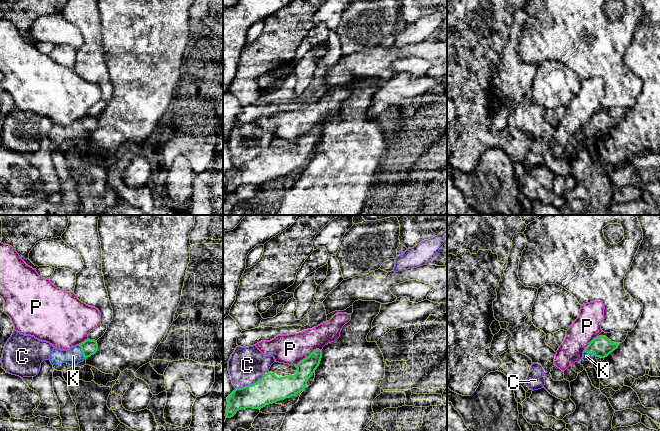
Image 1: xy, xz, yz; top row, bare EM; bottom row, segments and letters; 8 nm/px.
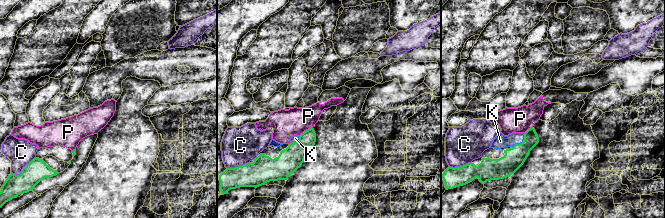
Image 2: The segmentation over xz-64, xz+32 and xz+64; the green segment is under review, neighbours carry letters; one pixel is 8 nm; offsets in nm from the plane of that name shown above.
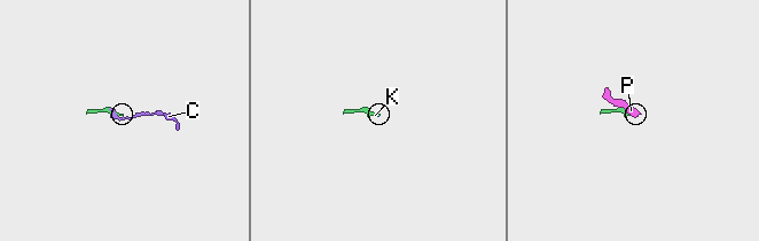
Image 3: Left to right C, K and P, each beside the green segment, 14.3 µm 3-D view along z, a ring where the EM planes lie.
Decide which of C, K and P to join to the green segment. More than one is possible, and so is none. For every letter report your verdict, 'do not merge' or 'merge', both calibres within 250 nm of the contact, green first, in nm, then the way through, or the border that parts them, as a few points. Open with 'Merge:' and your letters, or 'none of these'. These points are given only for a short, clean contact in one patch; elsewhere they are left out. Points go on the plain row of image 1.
Merge: K
C: do not merge | 220/300 nm | along xz (264, 149), (255, 158), (236, 164)
K: merge | 130/140 nm | across xy (89, 123), (82, 128), (73, 132)
P: do not merge | 150/240 nm | along xz (321, 126), (314, 125), (295, 141)

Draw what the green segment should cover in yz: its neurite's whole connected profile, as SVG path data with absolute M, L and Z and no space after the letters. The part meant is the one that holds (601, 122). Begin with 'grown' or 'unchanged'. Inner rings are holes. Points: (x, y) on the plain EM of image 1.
grown | M606 112L596 113L585 124L582 135L584 137L594 137L597 133L605 134L618 122L618 119L612 118Z

